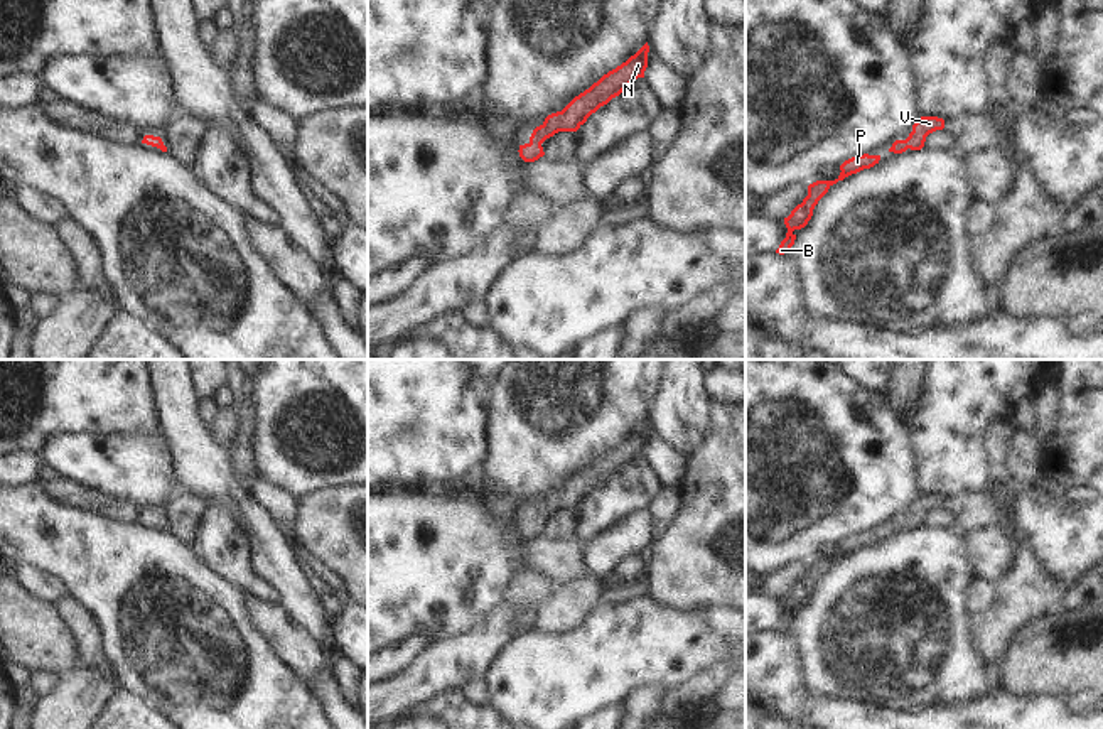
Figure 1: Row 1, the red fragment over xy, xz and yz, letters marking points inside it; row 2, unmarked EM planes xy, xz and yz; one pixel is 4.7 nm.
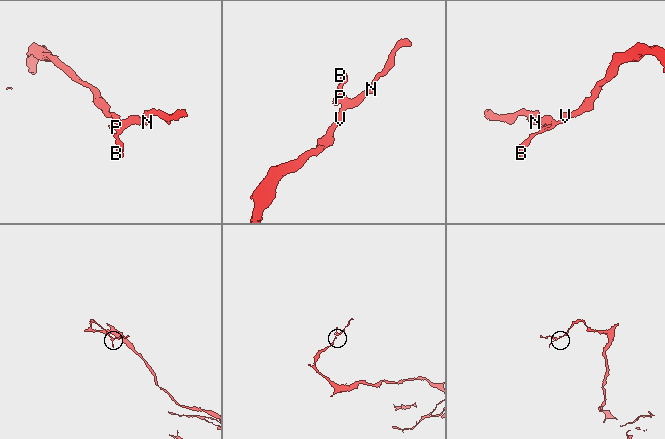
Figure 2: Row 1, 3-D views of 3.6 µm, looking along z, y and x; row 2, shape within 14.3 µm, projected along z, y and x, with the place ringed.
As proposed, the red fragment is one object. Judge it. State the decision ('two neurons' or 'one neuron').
one neuron

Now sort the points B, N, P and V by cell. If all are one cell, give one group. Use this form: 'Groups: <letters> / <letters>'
Groups: B N P V

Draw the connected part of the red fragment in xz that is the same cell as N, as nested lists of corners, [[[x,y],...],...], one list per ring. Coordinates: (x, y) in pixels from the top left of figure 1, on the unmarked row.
[[[648,420],[626,440],[604,452],[589,467],[575,474],[562,489],[552,491],[536,505],[530,520],[519,523],[519,535],[535,540],[545,533],[541,521],[558,510],[577,510],[587,496],[612,476],[619,474],[634,457],[644,456],[648,446]]]

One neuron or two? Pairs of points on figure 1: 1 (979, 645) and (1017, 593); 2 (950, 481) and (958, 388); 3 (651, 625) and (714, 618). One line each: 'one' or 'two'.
1: one
2: one
3: two

